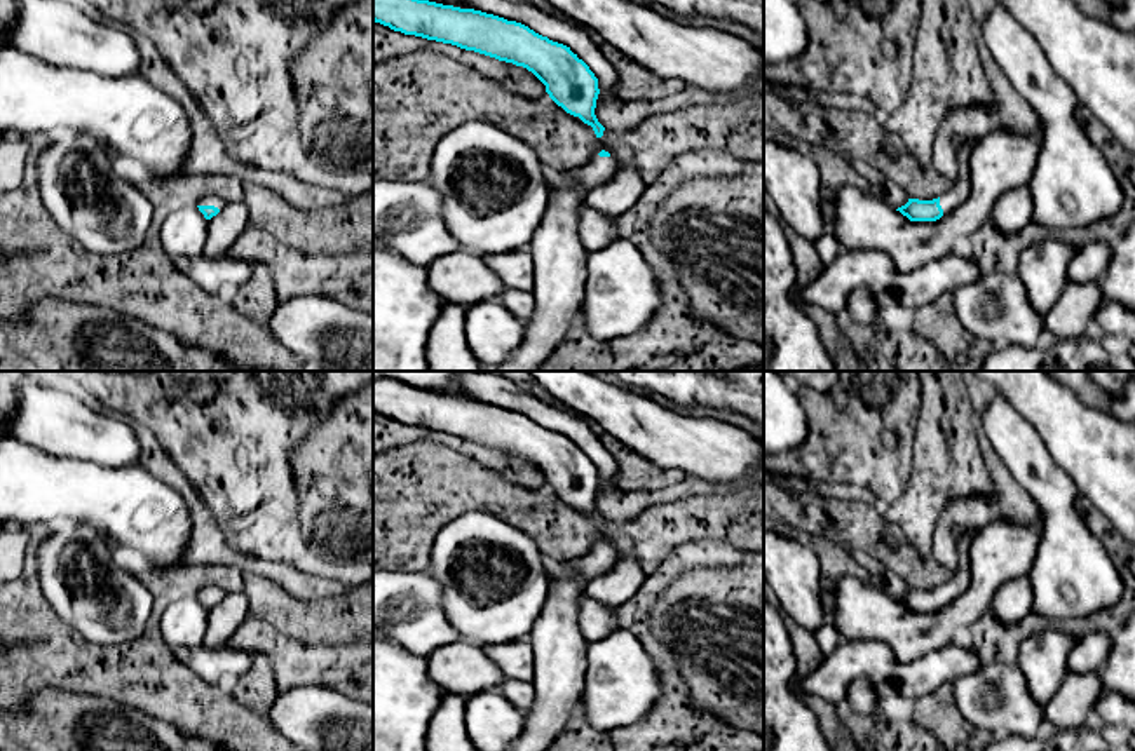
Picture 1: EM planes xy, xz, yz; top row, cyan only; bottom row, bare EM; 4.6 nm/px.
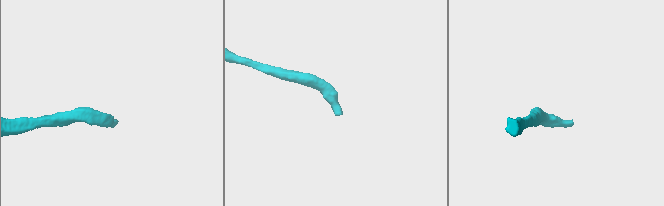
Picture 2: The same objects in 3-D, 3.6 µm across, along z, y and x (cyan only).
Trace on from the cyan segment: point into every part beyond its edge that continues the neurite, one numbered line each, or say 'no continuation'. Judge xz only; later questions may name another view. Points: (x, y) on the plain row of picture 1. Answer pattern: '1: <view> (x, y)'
1: xz (597, 561)

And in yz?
1: yz (959, 581)

